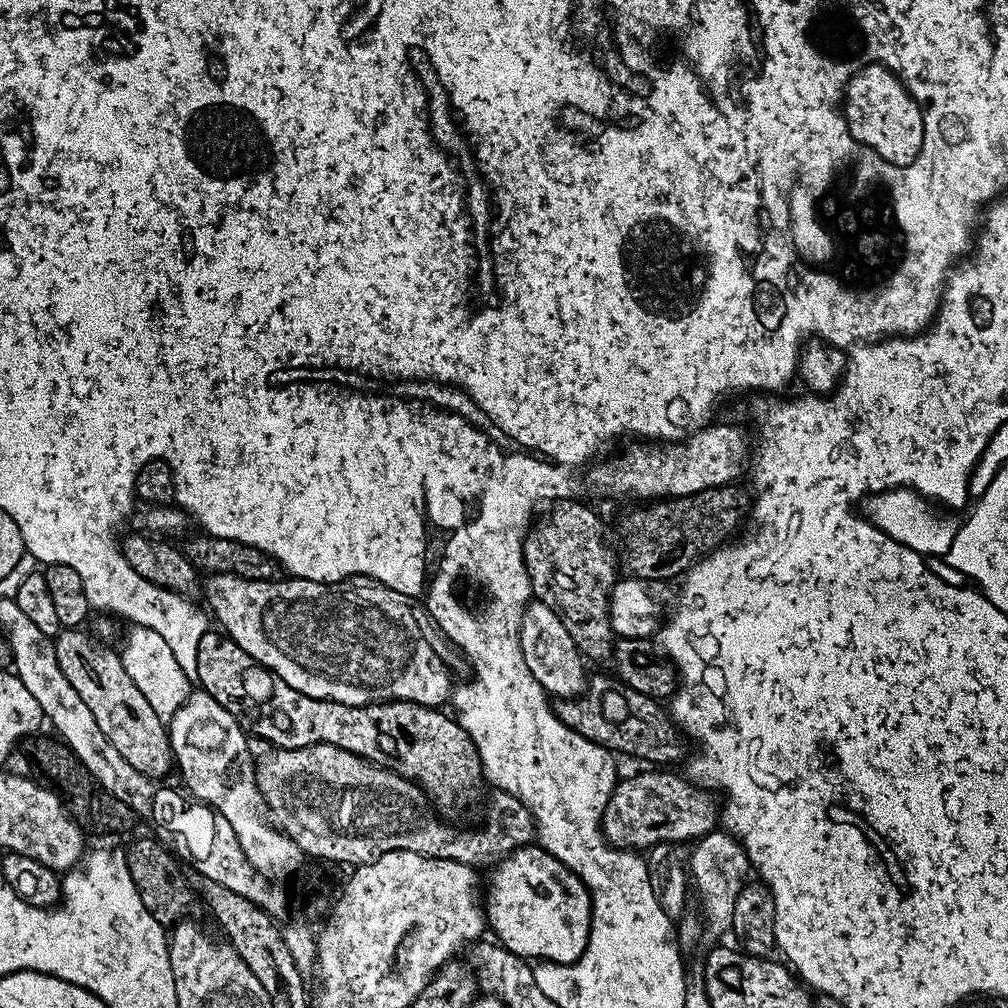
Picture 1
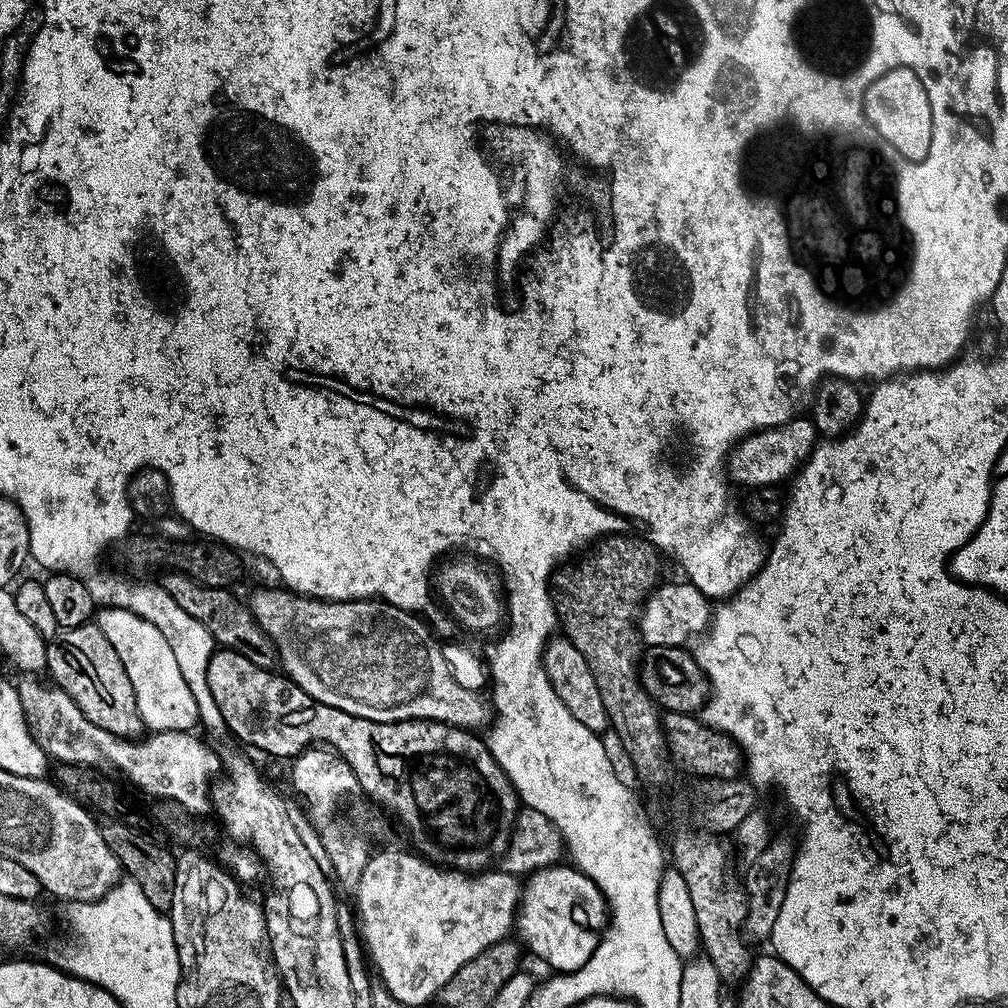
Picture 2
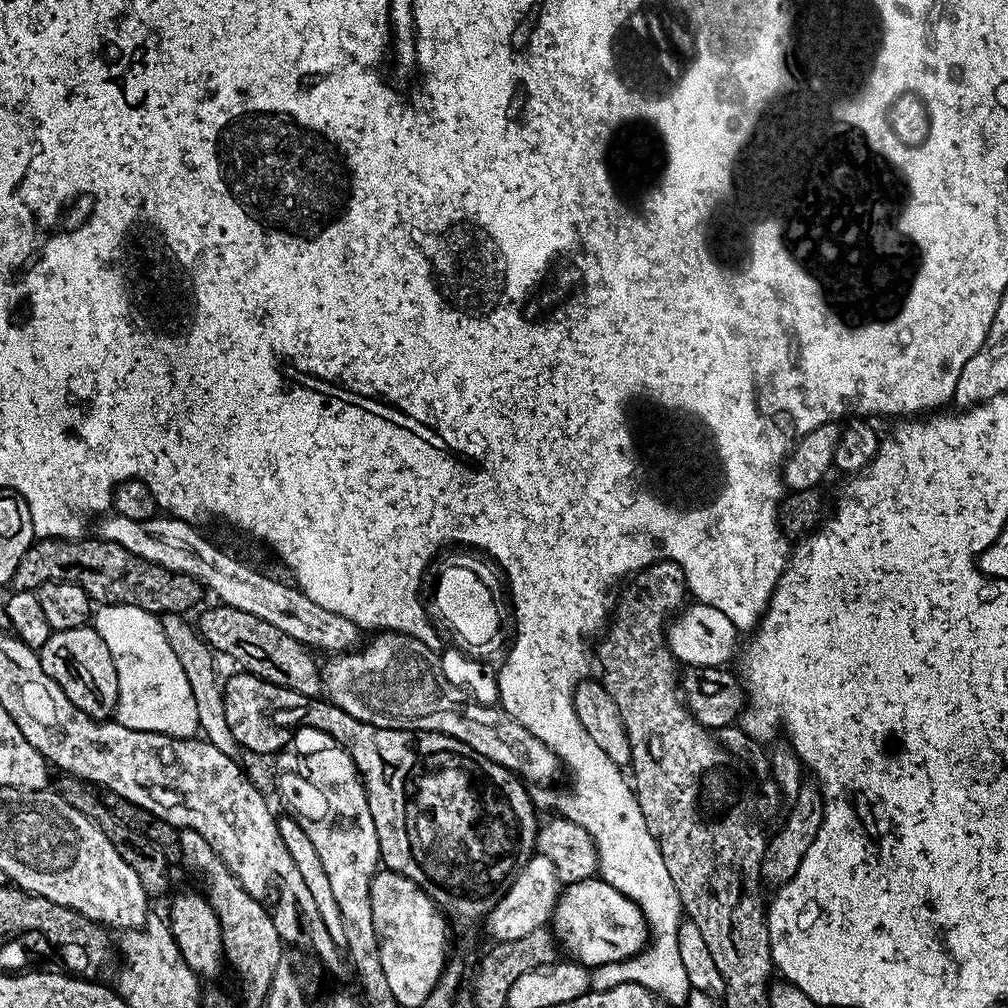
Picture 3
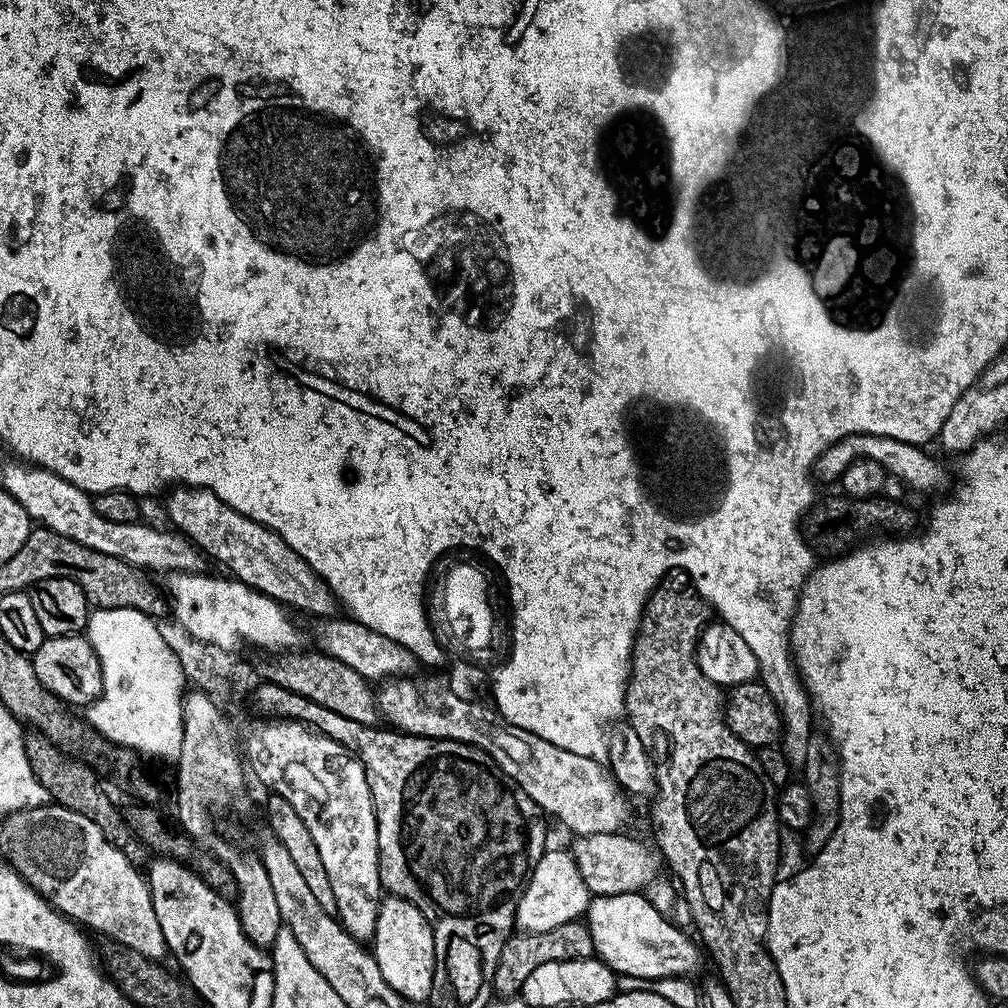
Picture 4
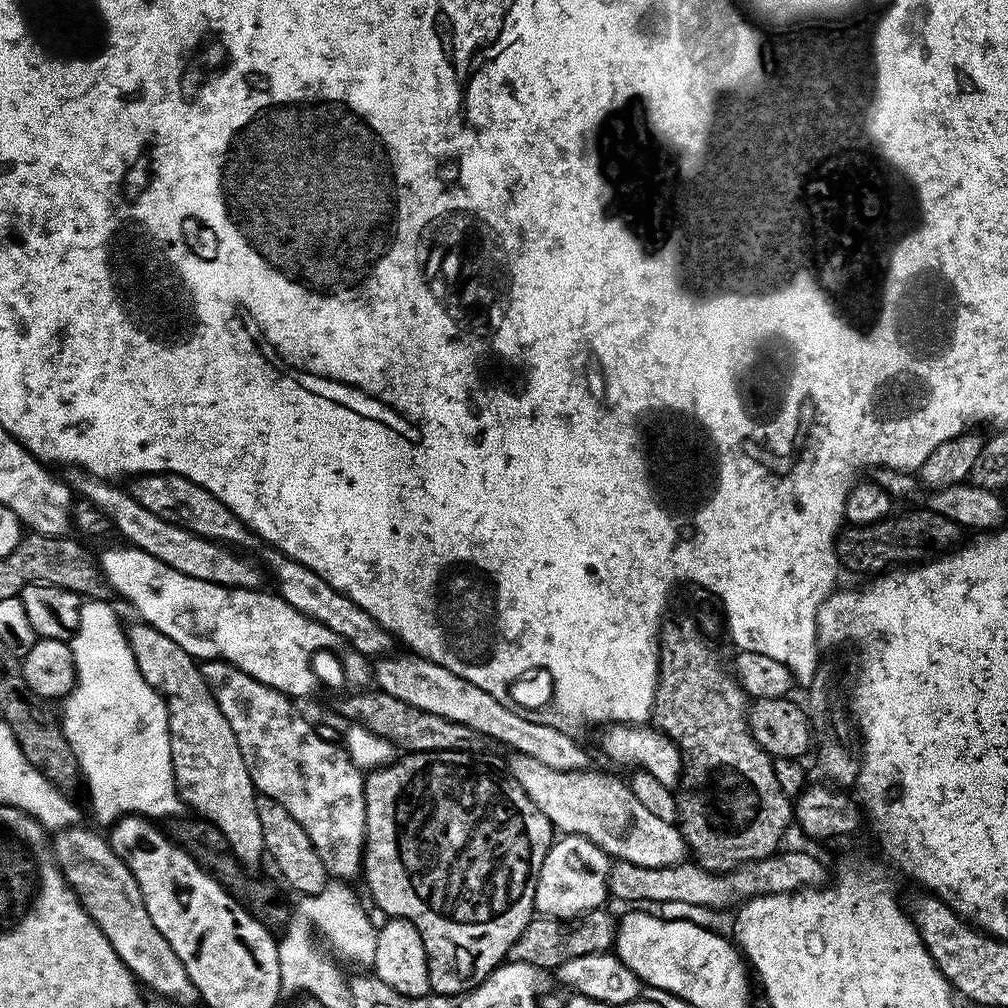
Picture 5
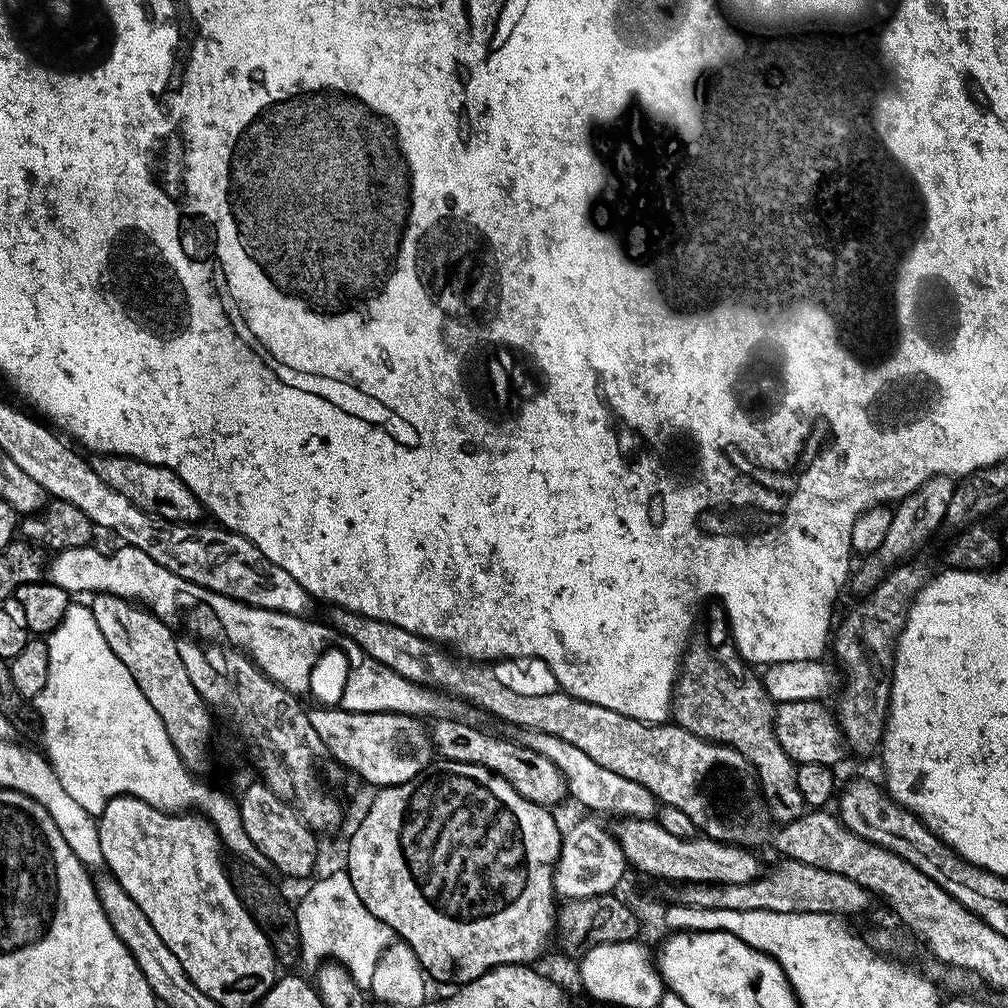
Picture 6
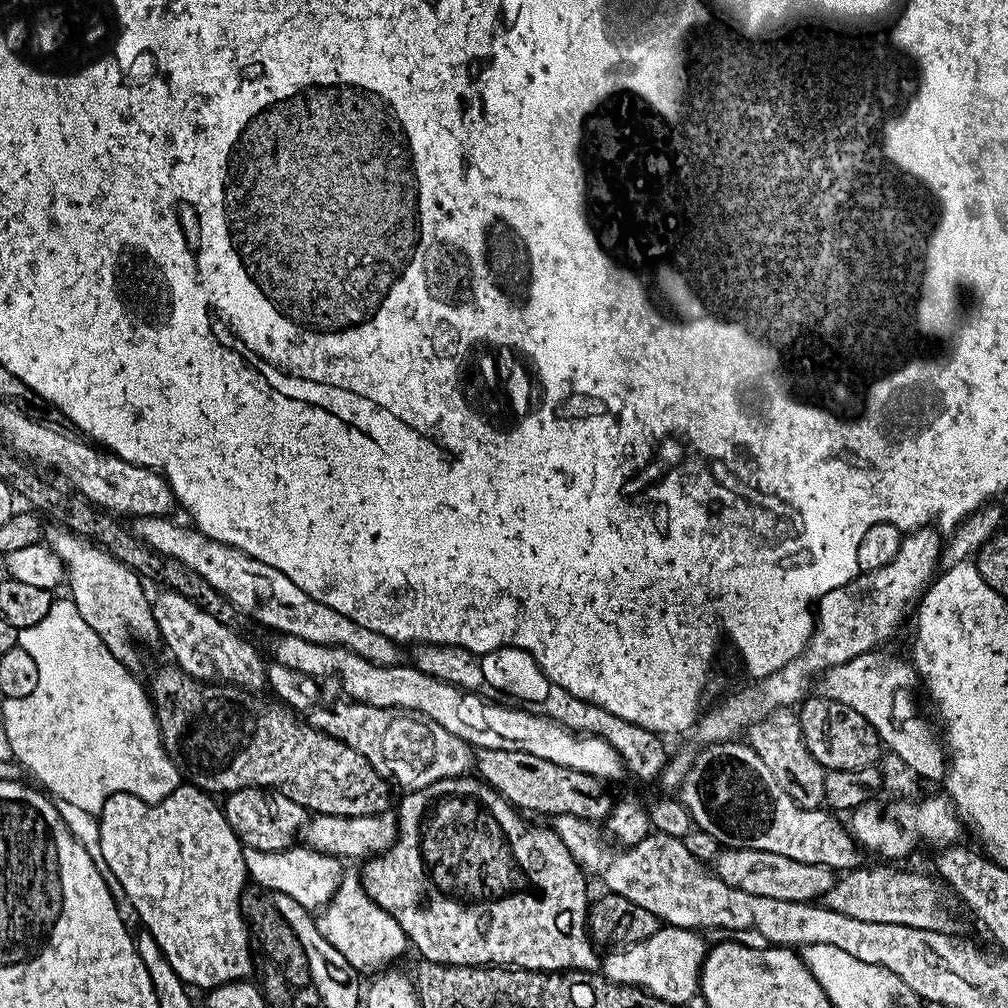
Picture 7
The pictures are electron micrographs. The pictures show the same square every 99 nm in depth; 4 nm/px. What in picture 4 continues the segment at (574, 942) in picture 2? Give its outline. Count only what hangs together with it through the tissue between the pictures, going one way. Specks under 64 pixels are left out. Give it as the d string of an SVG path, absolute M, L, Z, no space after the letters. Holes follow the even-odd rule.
M627 892L592 896L588 902L586 923L590 938L594 938L595 955L621 977L637 976L640 982L692 978L700 968L701 945L691 935L688 937L683 927L659 912L647 895Z

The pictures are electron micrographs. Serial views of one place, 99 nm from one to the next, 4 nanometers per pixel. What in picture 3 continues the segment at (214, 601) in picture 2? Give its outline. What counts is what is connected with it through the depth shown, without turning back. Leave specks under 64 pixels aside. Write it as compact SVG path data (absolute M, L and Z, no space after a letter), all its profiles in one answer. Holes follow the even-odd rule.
M217 603L216 608L208 608L200 616L198 631L209 648L229 656L240 663L239 667L252 672L266 682L274 682L274 686L282 686L286 690L294 690L303 696L319 697L322 692L322 668L311 651L299 644L290 634L282 634L278 626L270 626L270 622L262 622L262 618L254 618L254 614L246 614L246 610L232 608L228 604Z

